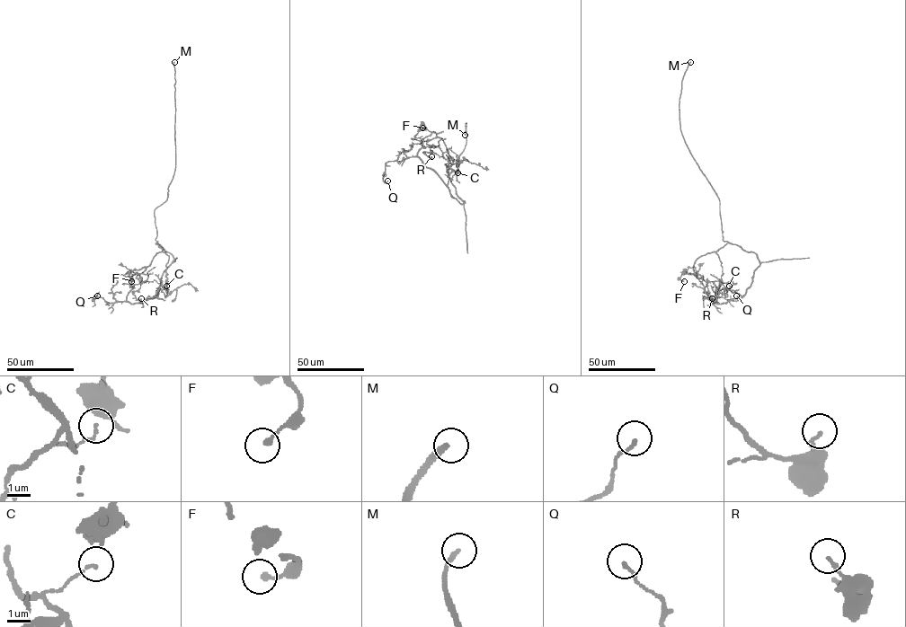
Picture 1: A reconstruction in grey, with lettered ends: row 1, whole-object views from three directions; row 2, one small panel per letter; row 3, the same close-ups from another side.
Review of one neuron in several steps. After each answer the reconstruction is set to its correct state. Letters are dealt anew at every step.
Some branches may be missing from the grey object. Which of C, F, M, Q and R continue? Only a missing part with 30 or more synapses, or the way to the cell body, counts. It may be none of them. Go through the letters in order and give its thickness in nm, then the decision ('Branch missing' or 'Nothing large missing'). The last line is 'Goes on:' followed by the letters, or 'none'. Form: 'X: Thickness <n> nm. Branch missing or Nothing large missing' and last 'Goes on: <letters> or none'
C: Thickness 90 nm. Nothing large missing
F: Thickness 200 nm. Nothing large missing
M: Thickness 200 nm. Branch missing
Q: Thickness 130 nm. Nothing large missing
R: Thickness 170 nm. Nothing large missing
Goes on: M

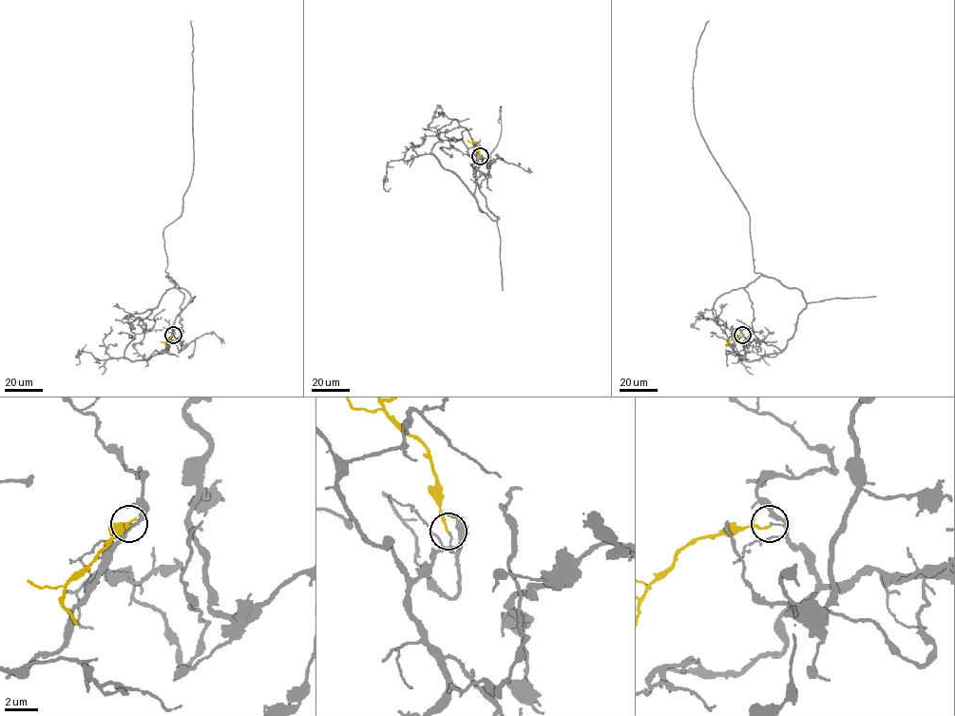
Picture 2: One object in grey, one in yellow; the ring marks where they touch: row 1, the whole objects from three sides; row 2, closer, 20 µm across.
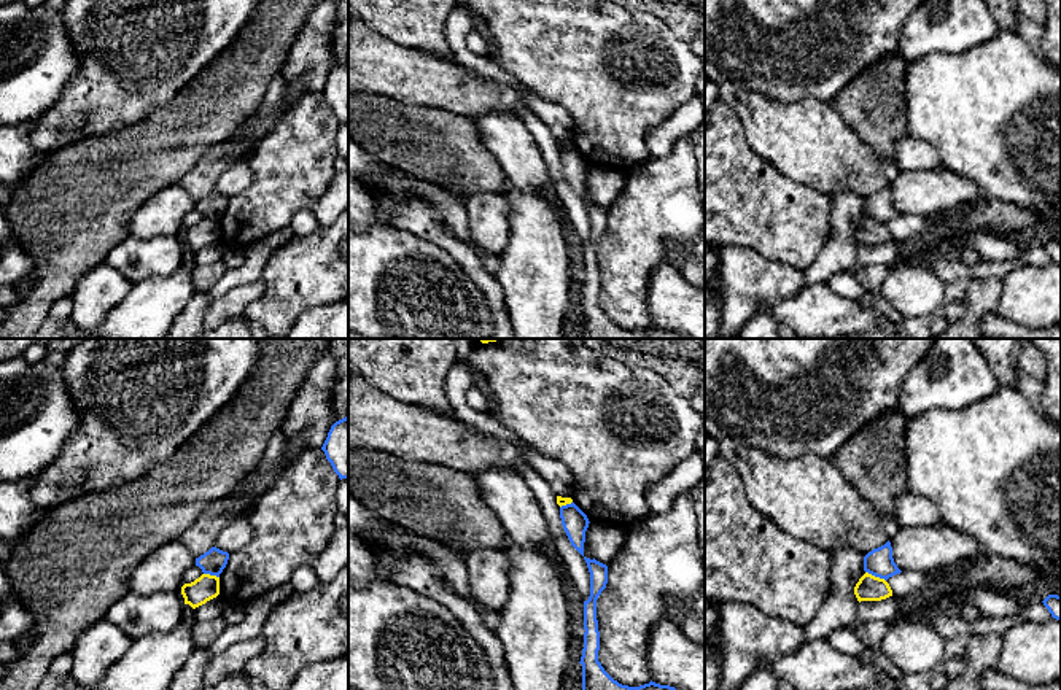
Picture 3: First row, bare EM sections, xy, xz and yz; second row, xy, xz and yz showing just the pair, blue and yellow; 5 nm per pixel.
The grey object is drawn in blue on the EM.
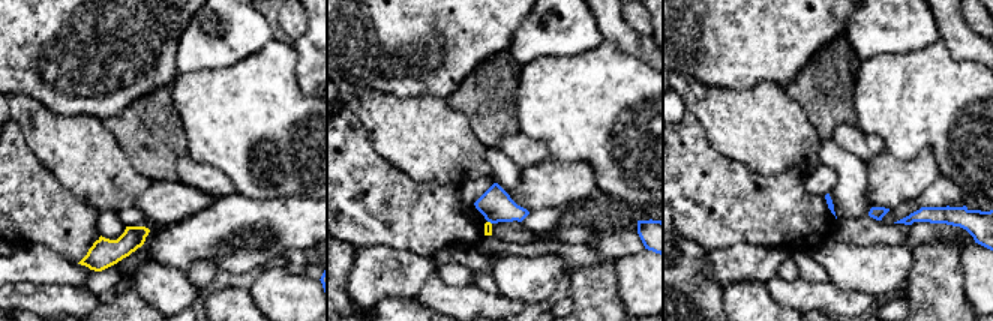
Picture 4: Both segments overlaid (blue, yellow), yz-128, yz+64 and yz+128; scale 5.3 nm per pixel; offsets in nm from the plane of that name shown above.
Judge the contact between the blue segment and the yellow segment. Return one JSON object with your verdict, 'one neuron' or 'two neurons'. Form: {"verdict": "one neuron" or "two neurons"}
{"verdict": "two neurons"}

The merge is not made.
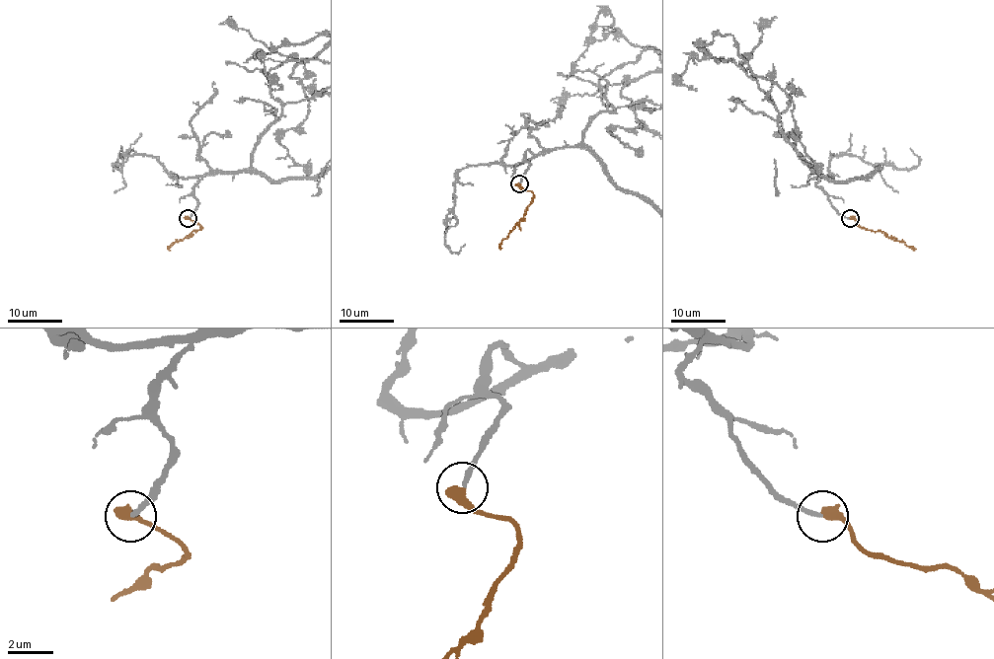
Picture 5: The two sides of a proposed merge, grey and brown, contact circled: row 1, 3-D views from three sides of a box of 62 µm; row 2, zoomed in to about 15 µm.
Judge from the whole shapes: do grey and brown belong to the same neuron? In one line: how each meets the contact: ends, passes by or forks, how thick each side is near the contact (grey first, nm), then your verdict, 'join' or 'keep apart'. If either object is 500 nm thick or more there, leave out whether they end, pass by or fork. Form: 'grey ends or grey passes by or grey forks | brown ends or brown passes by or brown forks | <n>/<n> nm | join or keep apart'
200/500 nm | join

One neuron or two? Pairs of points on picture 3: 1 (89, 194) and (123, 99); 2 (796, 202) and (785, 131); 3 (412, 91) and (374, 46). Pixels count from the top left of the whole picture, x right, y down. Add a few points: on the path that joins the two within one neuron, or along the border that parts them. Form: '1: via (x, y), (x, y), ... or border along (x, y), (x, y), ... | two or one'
1: border along (147, 116), (120, 129), (75, 140) | two
2: border along (762, 159), (794, 182), (827, 196) | two
3: via (404, 80), (382, 58) | one

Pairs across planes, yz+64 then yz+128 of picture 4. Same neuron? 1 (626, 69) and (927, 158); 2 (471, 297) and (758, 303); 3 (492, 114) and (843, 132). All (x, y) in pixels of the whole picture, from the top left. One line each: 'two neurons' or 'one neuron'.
1: two neurons
2: two neurons
3: two neurons

